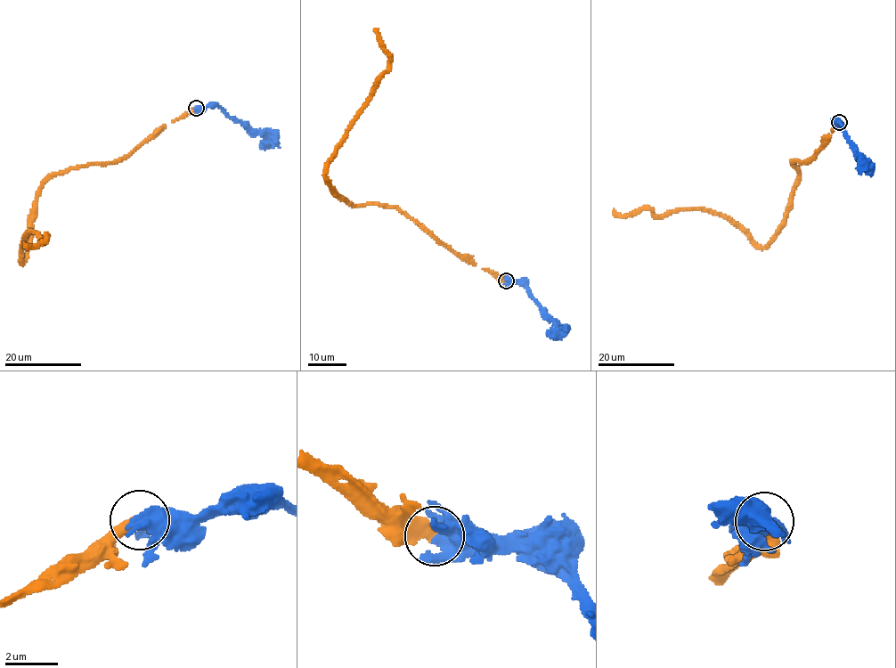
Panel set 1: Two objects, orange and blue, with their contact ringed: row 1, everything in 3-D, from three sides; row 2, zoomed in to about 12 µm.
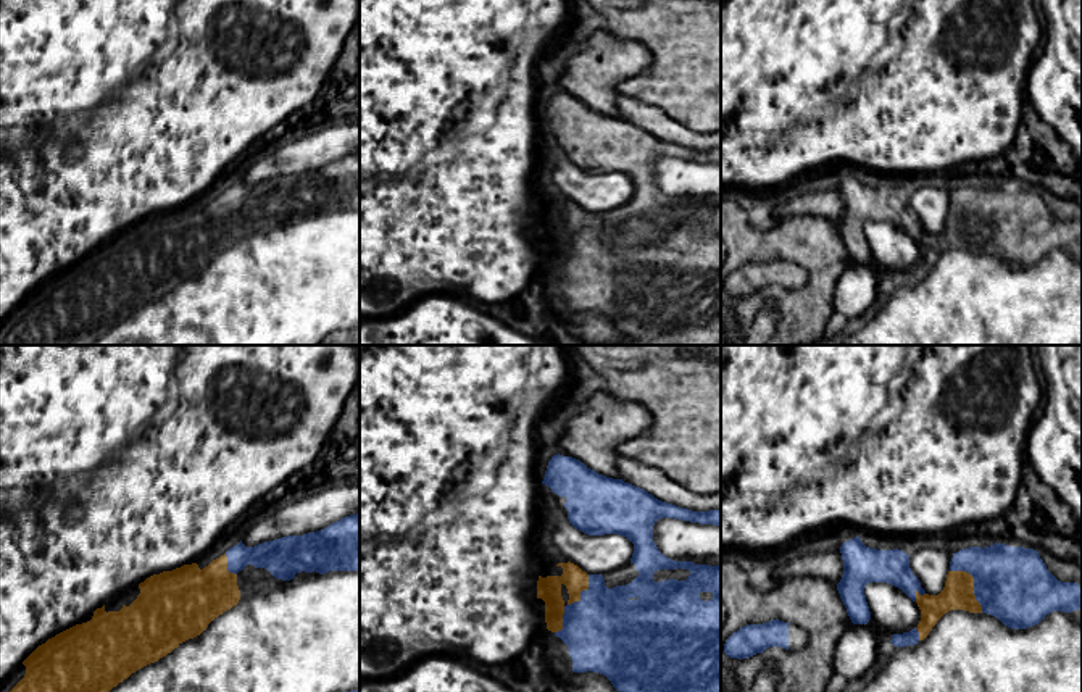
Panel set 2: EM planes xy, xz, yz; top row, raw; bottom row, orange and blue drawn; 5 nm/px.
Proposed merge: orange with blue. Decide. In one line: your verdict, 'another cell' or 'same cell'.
same cell

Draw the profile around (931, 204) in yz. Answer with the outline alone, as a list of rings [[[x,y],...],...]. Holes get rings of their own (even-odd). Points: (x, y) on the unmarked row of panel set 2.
[[[922,186],[909,194],[909,206],[929,234],[938,234],[950,210],[953,192],[948,187]]]

